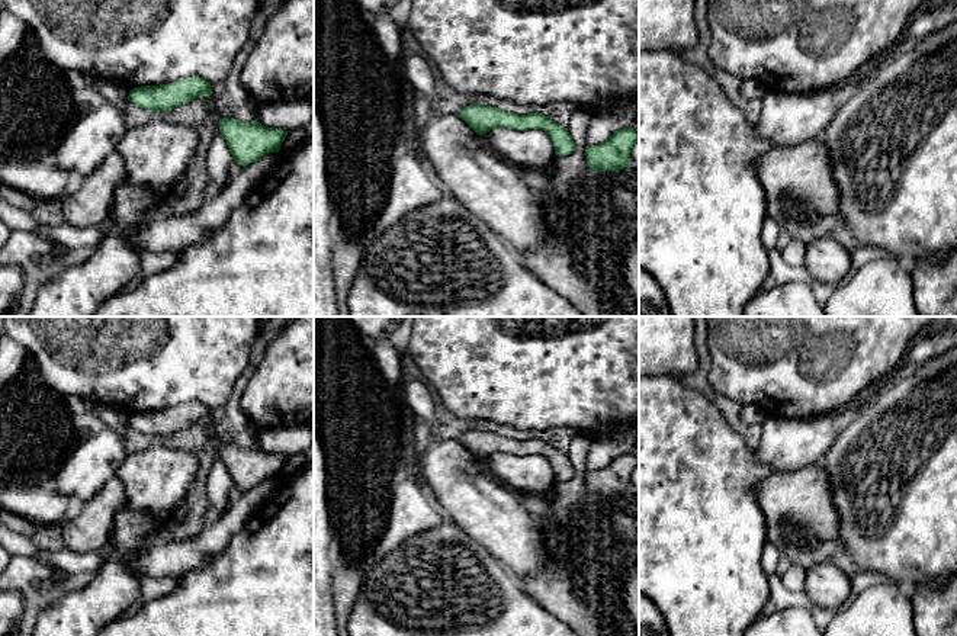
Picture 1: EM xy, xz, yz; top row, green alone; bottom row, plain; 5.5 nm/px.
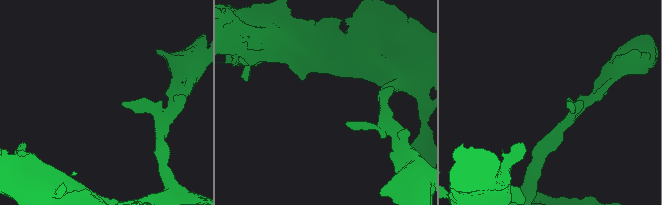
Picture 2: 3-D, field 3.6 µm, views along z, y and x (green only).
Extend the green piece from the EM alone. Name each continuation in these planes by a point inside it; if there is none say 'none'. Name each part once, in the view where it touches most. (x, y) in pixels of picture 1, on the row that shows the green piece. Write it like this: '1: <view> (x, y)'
none

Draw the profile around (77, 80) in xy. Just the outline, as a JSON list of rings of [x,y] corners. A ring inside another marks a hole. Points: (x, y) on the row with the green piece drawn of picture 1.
[[[67,71],[65,76],[73,91],[87,87],[93,83],[93,77],[81,71]]]

